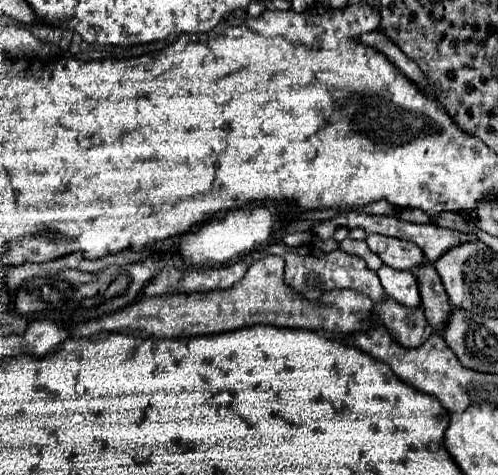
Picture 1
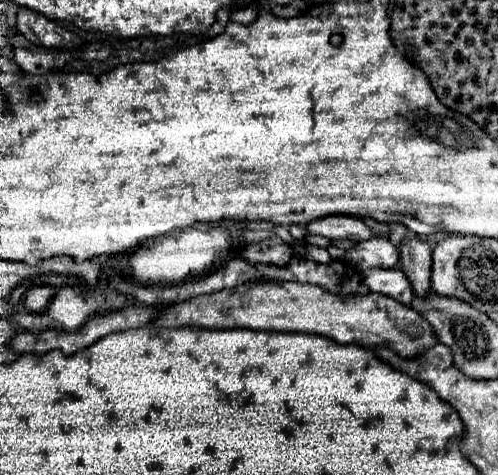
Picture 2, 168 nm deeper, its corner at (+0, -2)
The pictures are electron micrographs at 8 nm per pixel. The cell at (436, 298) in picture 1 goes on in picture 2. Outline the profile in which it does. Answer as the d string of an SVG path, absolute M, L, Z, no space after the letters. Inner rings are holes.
M409 235L401 241L401 271L407 275L407 279L413 285L413 291L417 297L425 299L431 291L431 249L429 245Z

